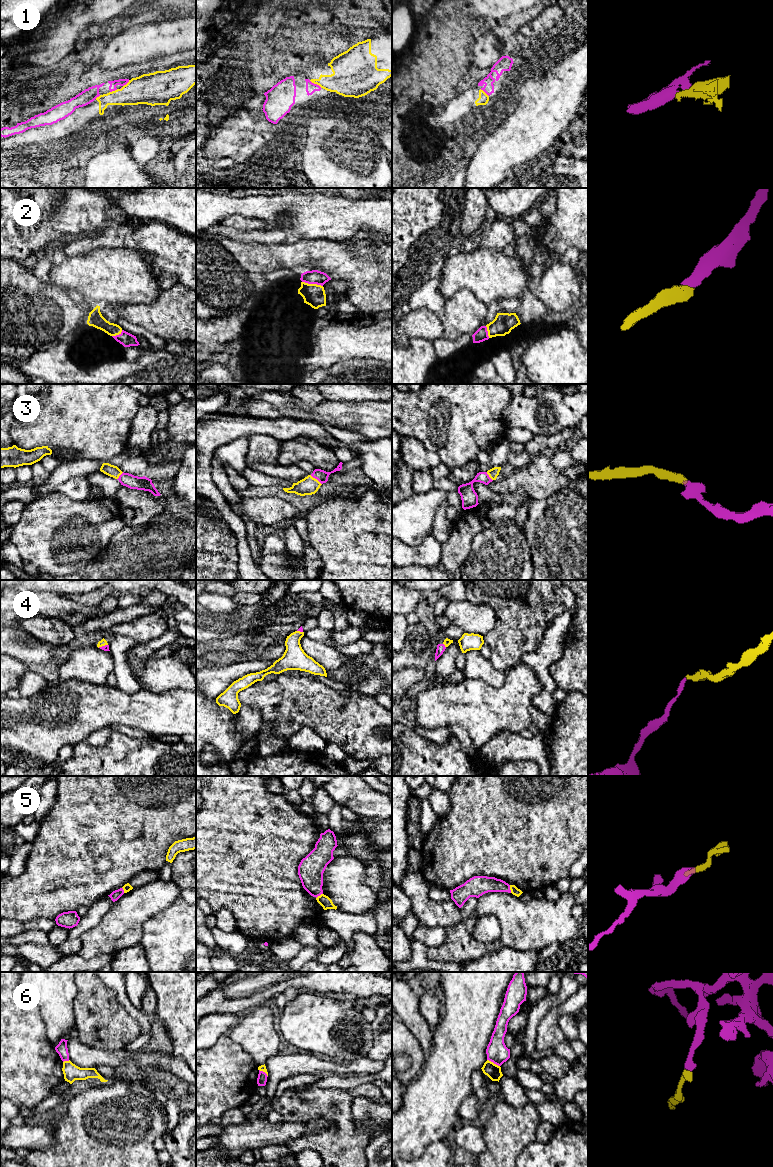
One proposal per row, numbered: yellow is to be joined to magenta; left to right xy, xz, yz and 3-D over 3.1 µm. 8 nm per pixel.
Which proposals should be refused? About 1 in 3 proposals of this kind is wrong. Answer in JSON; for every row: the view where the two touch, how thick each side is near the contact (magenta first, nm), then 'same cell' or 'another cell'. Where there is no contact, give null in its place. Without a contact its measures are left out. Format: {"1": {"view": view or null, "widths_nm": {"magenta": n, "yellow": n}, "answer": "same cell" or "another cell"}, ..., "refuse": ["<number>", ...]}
{"1": {"view": "xz", "widths_nm": {"magenta": 80, "yellow": 240}, "answer": "another cell"}, "2": {"view": "xz", "widths_nm": {"magenta": 110, "yellow": 180}, "answer": "same cell"}, "3": {"view": "xz", "widths_nm": {"magenta": 100, "yellow": 140}, "answer": "same cell"}, "4": {"view": "xy", "widths_nm": {"magenta": 50, "yellow": 60}, "answer": "same cell"}, "5": {"view": "yz", "widths_nm": {"magenta": 160, "yellow": 70}, "answer": "same cell"}, "6": {"view": "yz", "widths_nm": {"magenta": 170, "yellow": 120}, "answer": "another cell"}, "refuse": ["1", "6"]}

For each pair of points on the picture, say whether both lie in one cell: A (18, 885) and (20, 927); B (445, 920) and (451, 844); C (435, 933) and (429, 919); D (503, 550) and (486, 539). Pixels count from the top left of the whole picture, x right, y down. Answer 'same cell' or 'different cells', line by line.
A: different cells
B: different cells
C: different cells
D: same cell

